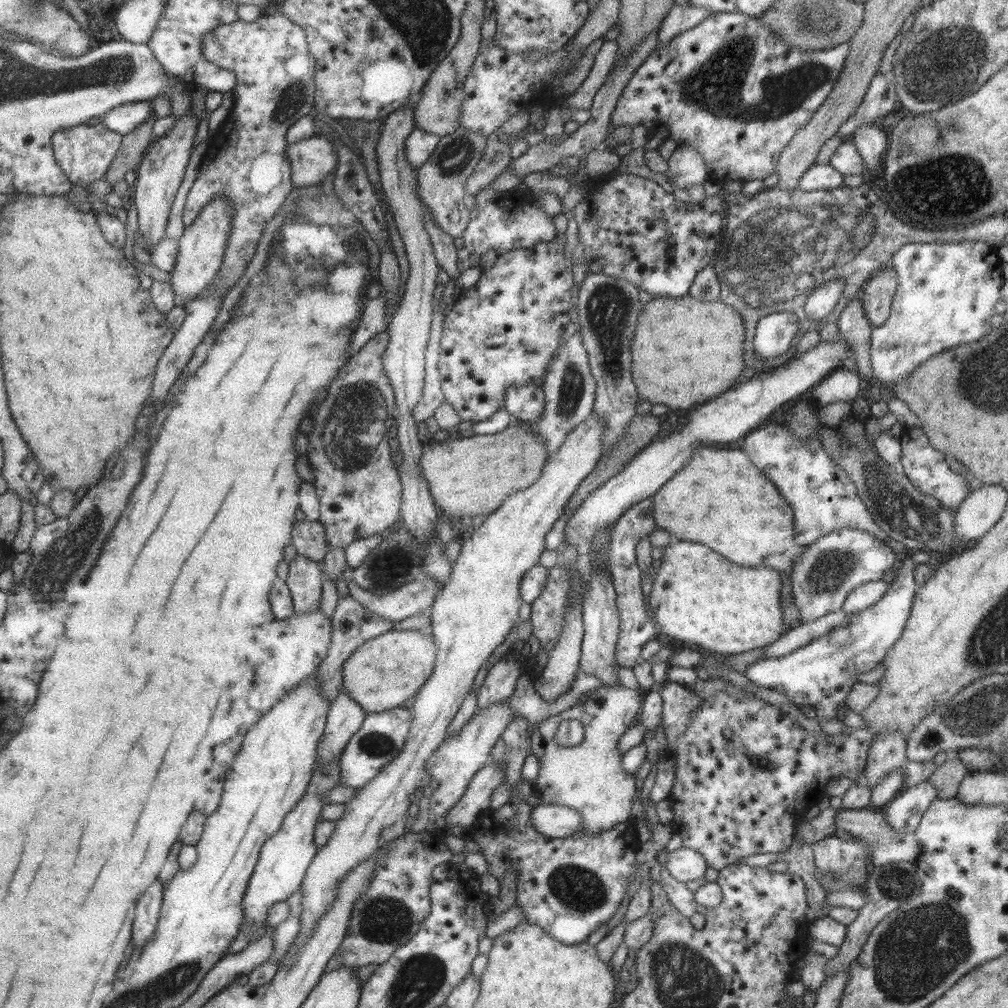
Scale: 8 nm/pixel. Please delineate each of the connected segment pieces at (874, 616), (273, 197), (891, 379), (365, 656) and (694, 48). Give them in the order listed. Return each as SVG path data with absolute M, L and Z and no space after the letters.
M908 552L881 600L862 611L847 613L847 619L840 626L785 656L757 659L745 668L743 675L753 685L780 692L795 704L815 708L817 719L835 718L837 706L843 706L847 692L857 682L855 678L879 665L901 637L917 589L913 581L915 566Z
M278 13L261 14L255 22L235 20L230 24L217 26L203 33L200 39L200 52L205 61L219 66L236 77L233 89L234 99L226 125L219 126L213 132L206 154L198 166L198 173L189 189L182 210L182 223L187 227L197 218L205 203L213 197L225 197L229 207L233 207L231 216L231 234L223 250L223 262L218 270L217 281L224 288L233 287L245 271L251 260L257 240L261 238L265 224L273 218L279 206L294 187L290 180L291 169L286 156L286 132L289 126L301 116L314 114L314 73L315 61L309 55L305 33L299 26L293 25L285 16Z
M931 241L904 244L897 252L892 254L889 266L893 267L893 271L897 274L897 289L895 290L894 298L891 300L891 312L885 322L879 326L872 327L870 332L870 365L873 376L877 378L877 385L891 389L895 383L909 377L911 371L929 357L961 343L977 341L989 333L989 329L991 329L991 316L995 314L994 304L1000 299L1000 286L1003 284L1000 272L1001 262L994 257L994 252L994 246L981 241L960 241L959 243L947 244Z
M391 630L371 638L357 646L351 656L343 662L341 666L341 679L343 686L341 691L345 691L357 705L363 709L363 713L380 713L395 707L403 706L407 698L414 696L429 678L433 670L433 660L435 660L435 644L431 633L420 634L417 630L401 630L399 632Z
M711 13L694 28L673 36L667 44L656 46L643 60L626 83L611 112L610 122L616 127L643 124L656 142L669 138L676 146L692 146L703 158L707 180L719 186L727 180L764 179L775 172L780 151L831 93L848 53L848 42L828 50L791 49L755 17Z

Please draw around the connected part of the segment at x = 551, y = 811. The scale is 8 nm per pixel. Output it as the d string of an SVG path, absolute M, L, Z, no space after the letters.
M541 803L532 807L529 817L533 829L549 838L565 838L581 826L581 815L563 805Z

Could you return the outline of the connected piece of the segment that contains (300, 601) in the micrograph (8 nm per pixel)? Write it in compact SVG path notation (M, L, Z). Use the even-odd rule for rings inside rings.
M297 555L288 565L285 581L291 595L293 613L311 612L319 608L324 578L320 564Z

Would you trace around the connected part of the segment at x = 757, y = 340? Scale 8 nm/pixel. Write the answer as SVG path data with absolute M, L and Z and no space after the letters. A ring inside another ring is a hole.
M773 311L763 315L755 326L751 345L761 359L770 359L787 351L799 336L798 318L792 311Z

